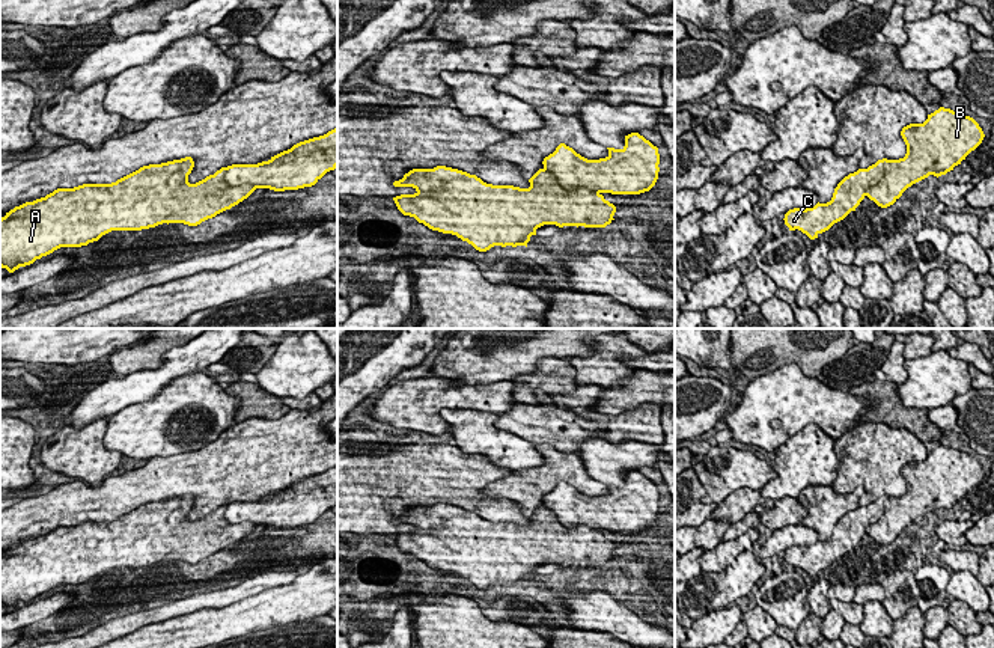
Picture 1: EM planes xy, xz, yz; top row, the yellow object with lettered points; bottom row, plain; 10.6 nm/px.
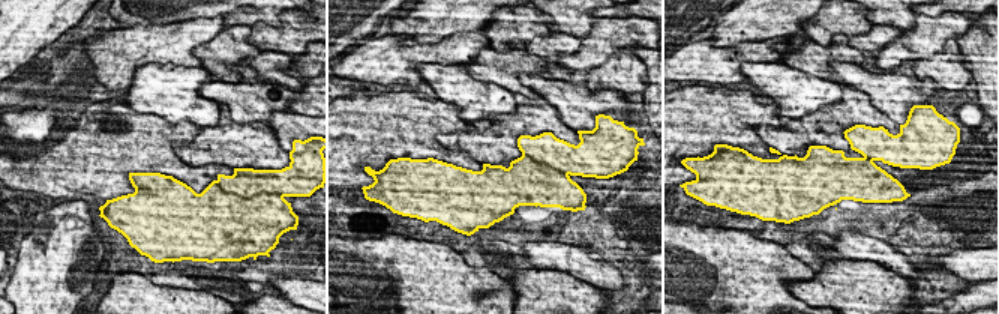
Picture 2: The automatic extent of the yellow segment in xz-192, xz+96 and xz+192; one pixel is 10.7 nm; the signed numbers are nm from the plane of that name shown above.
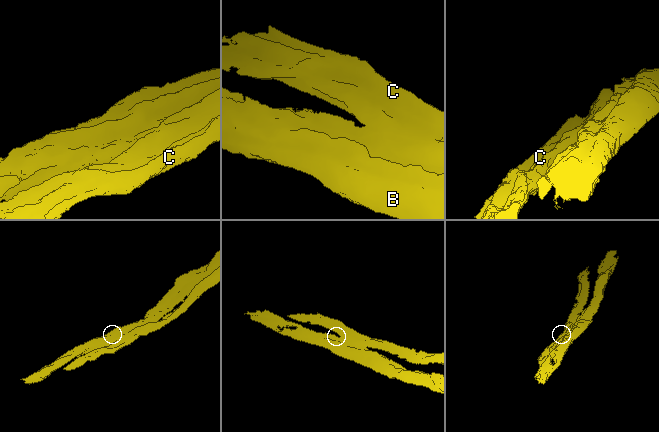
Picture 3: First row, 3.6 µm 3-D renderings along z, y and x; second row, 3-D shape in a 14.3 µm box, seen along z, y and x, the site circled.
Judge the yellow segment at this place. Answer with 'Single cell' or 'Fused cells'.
Fused cells

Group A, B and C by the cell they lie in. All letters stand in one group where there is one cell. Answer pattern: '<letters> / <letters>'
A B / C

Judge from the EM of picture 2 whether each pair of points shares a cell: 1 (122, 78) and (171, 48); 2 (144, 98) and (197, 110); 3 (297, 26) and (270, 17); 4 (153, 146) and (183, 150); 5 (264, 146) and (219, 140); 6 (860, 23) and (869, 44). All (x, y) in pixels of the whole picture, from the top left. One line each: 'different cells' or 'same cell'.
1: same cell
2: same cell
3: different cells
4: different cells
5: same cell
6: different cells

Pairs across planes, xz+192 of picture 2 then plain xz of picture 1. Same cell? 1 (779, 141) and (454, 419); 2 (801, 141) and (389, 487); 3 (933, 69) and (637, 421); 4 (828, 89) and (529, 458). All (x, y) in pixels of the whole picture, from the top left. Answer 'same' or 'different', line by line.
1: different
2: different
3: same
4: same

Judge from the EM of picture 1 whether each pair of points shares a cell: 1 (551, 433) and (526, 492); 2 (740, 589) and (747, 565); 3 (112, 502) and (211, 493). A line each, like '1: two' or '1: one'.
1: two
2: one
3: one

